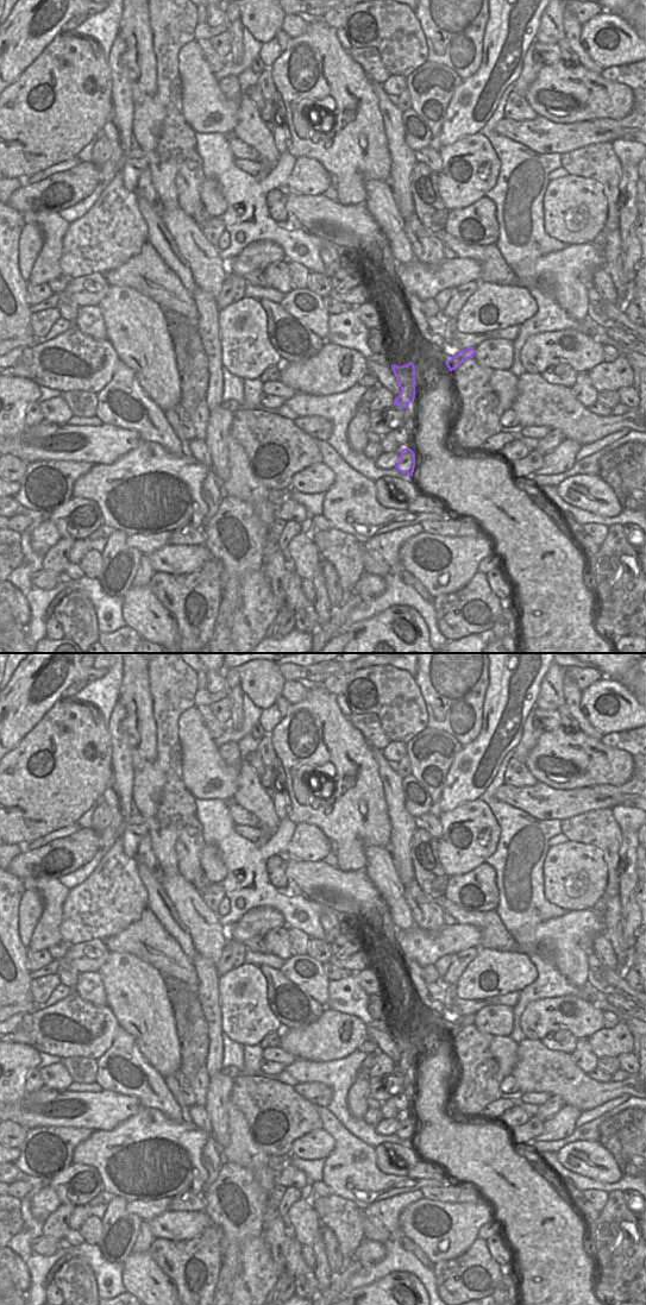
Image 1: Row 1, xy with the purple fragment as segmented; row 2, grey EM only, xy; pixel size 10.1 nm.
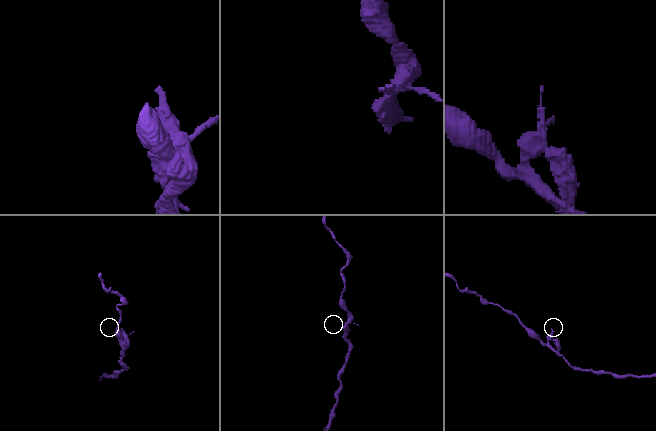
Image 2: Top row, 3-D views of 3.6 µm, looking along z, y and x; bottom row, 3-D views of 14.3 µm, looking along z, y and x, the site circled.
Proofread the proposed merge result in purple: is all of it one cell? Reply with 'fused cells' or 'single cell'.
fused cells

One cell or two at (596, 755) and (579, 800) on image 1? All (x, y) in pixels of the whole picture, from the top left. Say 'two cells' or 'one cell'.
two cells

